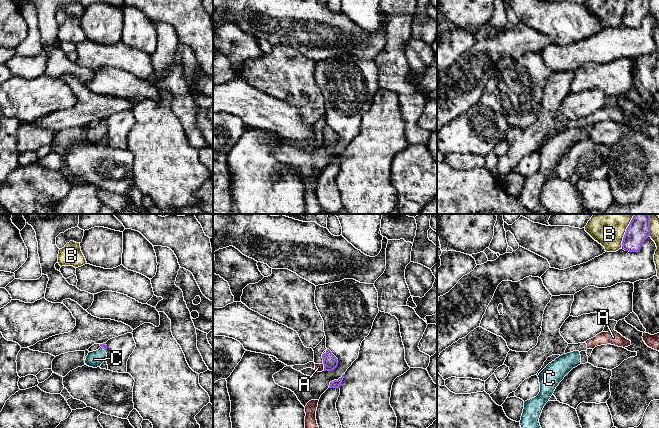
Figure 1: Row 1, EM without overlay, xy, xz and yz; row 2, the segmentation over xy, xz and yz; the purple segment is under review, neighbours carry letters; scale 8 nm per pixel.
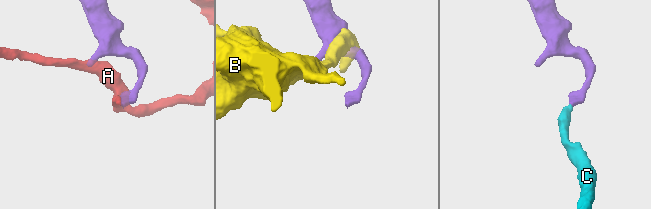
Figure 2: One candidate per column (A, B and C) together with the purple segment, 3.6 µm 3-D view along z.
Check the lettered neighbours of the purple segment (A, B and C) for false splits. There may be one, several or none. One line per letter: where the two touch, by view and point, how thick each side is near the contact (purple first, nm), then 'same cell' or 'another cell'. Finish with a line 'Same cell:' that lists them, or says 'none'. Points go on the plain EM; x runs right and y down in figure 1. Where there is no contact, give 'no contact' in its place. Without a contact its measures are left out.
A: xz (324, 143) | 120/60 nm | another cell
B: yz (624, 12) | 170/200 nm | another cell
C: xz (326, 128) | 120/20 nm | same cell
Same cell: C

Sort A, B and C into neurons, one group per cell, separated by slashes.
A / B / C

